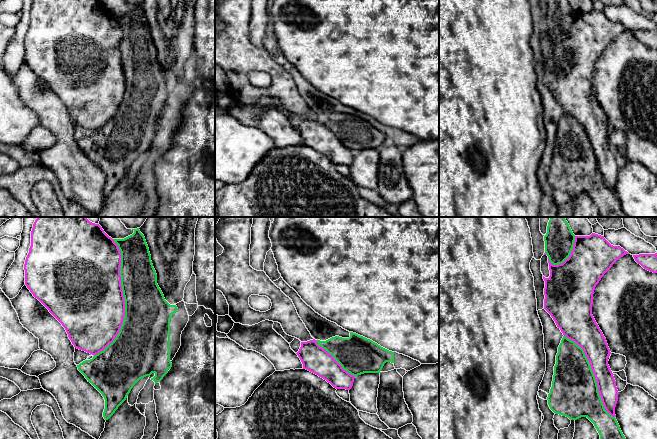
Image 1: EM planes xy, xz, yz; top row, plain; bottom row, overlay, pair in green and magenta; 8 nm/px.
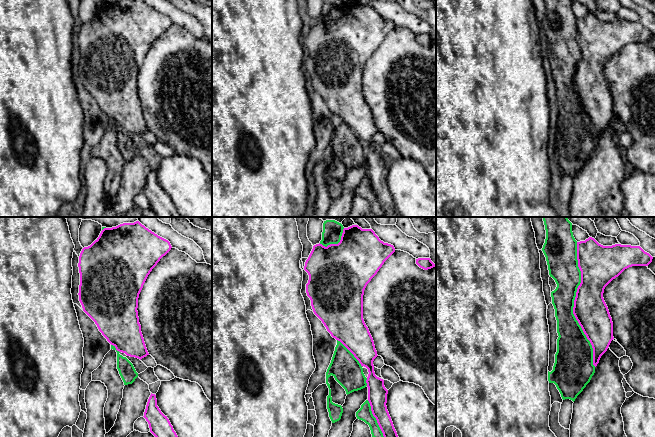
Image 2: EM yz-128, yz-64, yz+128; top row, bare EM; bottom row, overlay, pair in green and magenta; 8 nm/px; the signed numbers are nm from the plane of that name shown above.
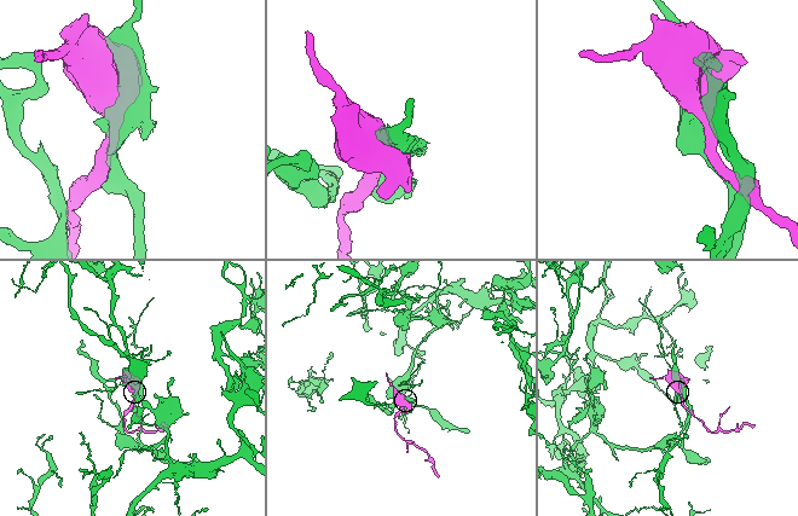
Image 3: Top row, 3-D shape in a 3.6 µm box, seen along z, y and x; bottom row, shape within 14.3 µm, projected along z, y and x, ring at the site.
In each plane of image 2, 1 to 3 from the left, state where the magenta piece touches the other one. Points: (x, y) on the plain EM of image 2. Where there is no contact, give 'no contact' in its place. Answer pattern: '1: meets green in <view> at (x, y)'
1: meets green in yz-128 at (115, 124)
2: meets green in yz-64 at (376, 196)
3: meets green in yz+128 at (573, 80)

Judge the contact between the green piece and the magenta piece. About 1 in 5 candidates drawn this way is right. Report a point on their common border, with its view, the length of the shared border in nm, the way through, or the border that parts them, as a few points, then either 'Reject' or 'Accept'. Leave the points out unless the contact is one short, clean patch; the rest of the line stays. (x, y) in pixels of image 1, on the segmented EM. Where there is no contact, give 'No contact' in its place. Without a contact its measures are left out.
Touches green at xy (124, 299). Shared border 950 nm. Reject

